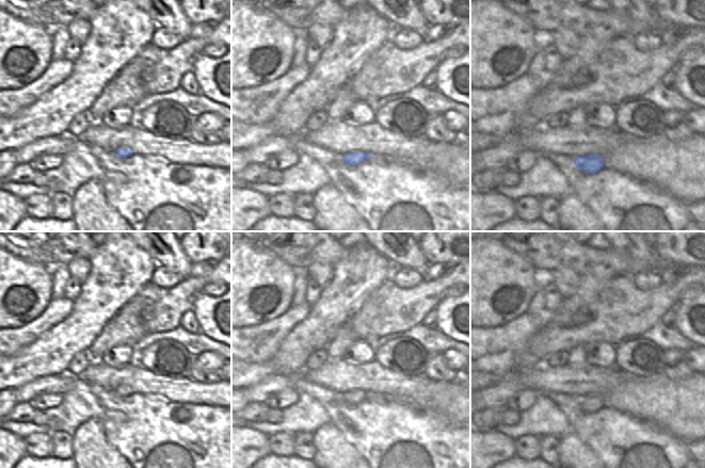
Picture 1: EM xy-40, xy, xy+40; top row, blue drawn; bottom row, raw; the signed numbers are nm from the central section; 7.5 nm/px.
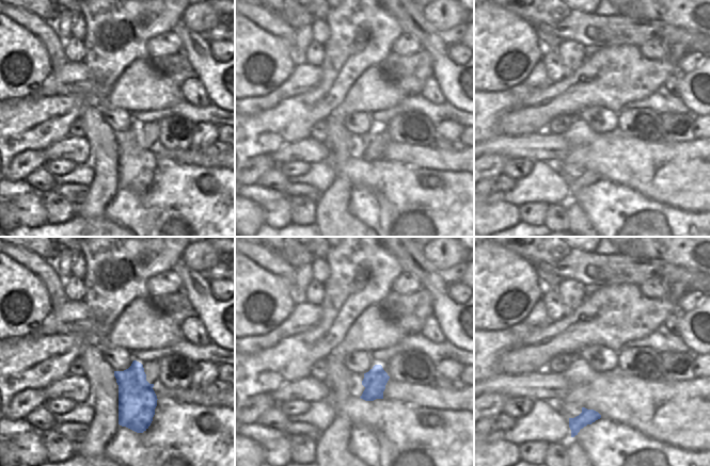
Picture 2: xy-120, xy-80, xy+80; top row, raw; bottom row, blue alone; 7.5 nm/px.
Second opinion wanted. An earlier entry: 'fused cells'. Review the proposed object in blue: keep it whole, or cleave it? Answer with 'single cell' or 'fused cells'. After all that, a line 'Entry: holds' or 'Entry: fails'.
fused cells
Entry: holds

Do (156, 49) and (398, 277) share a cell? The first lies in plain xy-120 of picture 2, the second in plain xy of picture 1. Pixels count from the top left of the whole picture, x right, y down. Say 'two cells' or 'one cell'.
one cell

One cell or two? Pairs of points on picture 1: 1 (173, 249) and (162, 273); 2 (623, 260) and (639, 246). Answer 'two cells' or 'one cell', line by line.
1: two cells
2: two cells

